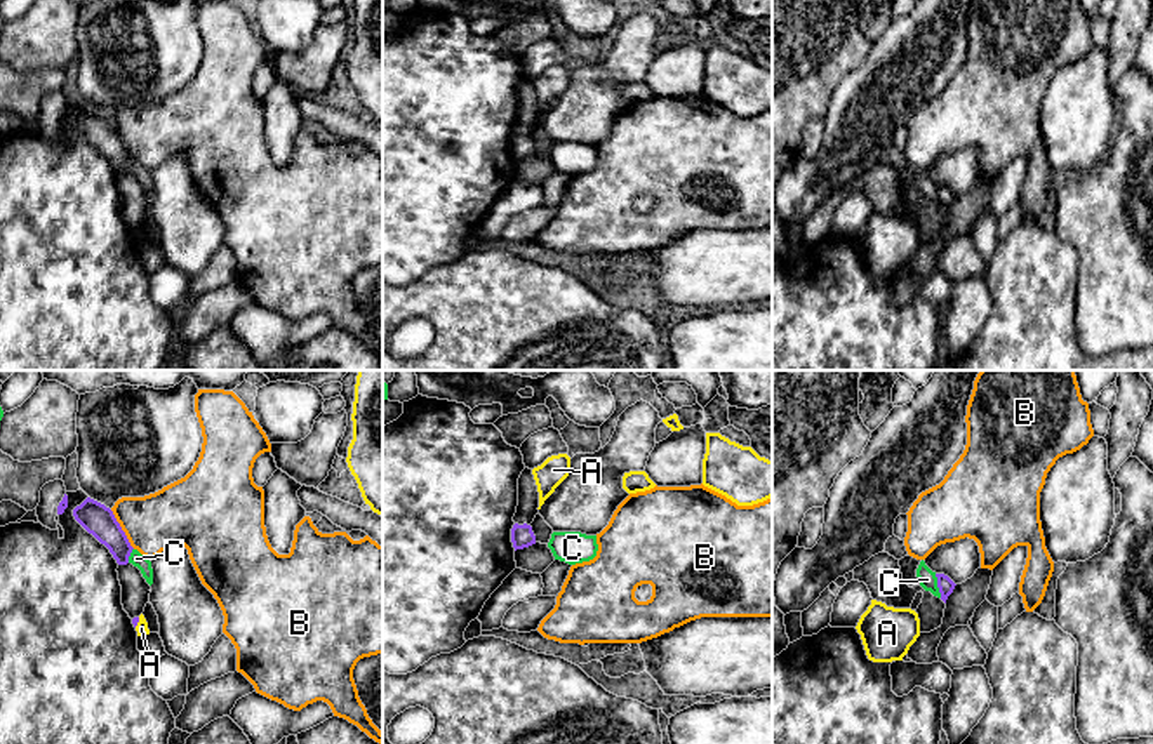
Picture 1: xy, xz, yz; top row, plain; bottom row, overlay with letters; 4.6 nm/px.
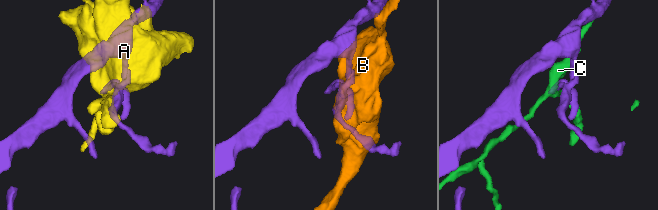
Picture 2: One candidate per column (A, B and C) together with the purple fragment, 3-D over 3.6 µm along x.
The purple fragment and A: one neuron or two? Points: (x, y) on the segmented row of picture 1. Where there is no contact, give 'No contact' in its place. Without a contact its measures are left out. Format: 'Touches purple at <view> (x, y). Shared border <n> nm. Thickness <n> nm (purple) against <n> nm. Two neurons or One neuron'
Touches purple at xy (138, 621). Shared border 50 nm. Thickness 30 nm (purple) against 60 nm. Two neurons

